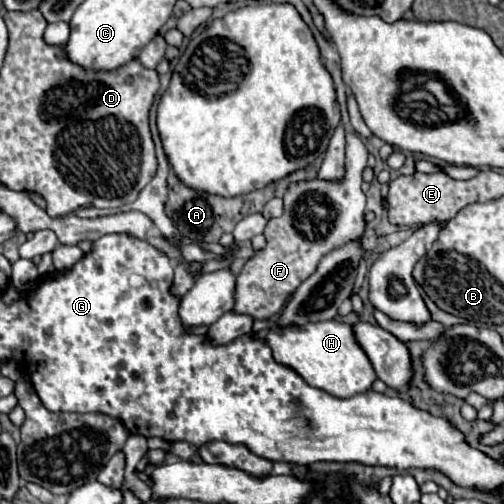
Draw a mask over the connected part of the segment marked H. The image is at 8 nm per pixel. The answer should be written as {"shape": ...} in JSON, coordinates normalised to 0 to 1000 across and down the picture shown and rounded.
{"shape":[[[647,635],[647,639],[611,639],[607,647],[567,647],[556,655],[552,643],[540,643],[528,663],[528,683],[544,698],[544,714],[560,726],[575,726],[591,738],[607,762],[647,774],[671,790],[694,790],[714,778],[734,774],[746,754],[746,738],[710,687],[702,659],[690,643]]]}

